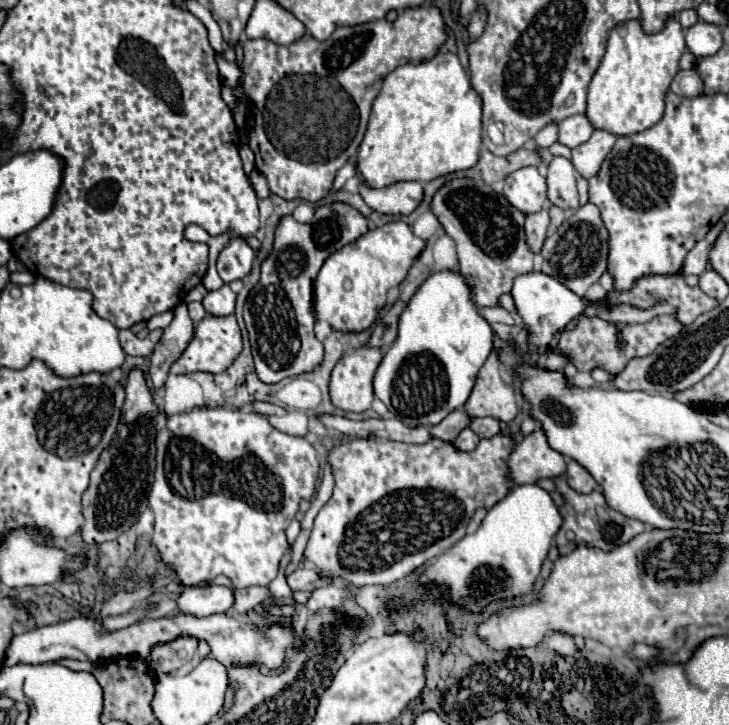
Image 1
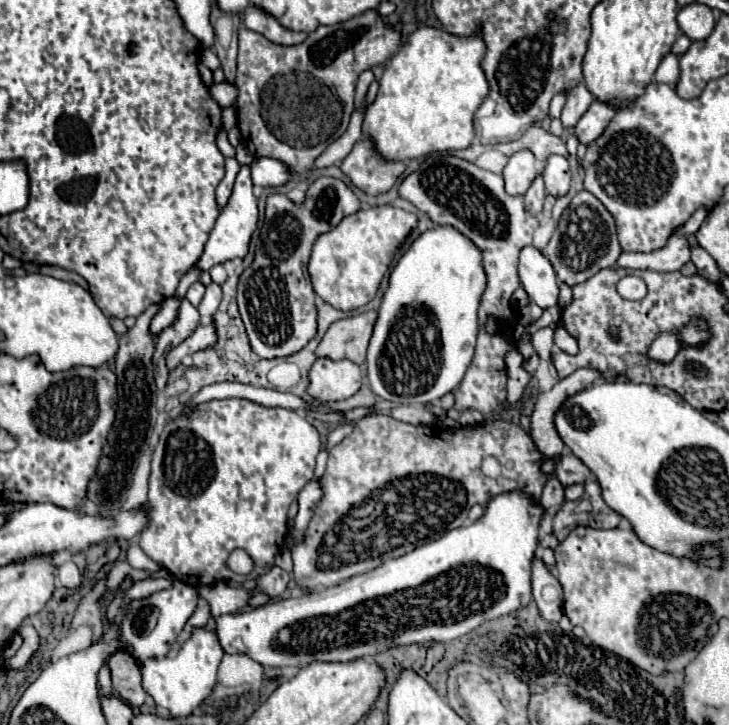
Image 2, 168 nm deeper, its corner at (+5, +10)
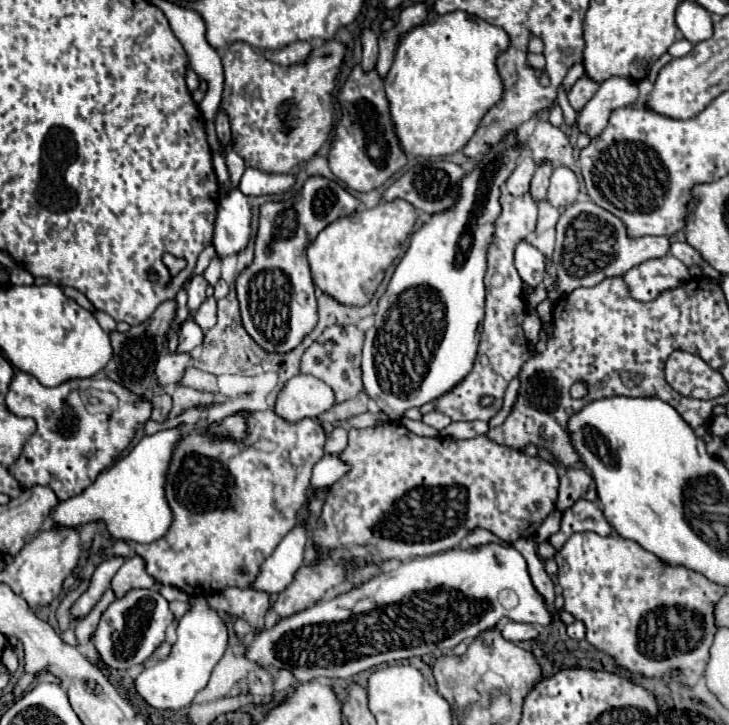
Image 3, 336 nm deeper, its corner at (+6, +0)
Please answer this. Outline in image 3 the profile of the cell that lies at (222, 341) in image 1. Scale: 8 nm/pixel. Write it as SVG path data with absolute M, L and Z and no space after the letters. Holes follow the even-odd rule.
M167 354L161 356L155 368L155 376L157 376L157 384L161 386L169 386L169 384L177 384L187 368L187 364L191 362L189 354Z

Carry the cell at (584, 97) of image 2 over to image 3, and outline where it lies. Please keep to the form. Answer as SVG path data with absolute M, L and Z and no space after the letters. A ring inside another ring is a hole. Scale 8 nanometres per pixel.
M581 76L569 90L569 104L579 112L593 98L597 88L599 84L595 80L589 80L589 76Z

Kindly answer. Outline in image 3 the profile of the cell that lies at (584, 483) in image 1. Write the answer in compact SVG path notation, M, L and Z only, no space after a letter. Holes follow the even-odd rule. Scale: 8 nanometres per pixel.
M569 468L561 476L557 510L565 512L567 508L571 508L579 498L585 496L585 492L587 492L591 482L593 482L593 478L591 478L591 474L585 468Z

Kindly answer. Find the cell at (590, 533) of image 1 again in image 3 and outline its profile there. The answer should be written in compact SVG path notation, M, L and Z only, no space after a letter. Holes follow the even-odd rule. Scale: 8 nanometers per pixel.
M577 500L569 510L563 512L561 518L561 528L557 534L549 538L553 548L563 548L563 544L569 540L571 534L575 532L597 532L599 536L609 536L611 534L611 524L607 524L603 512L597 508L595 502L589 500Z

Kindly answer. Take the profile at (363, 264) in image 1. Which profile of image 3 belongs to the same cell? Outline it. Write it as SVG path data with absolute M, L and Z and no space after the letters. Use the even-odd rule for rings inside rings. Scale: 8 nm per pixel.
M405 200L379 202L375 208L337 218L333 224L323 228L315 242L307 248L315 286L341 304L367 304L381 284L385 270L399 256L401 242L409 236L409 232L413 232L415 220L417 212Z

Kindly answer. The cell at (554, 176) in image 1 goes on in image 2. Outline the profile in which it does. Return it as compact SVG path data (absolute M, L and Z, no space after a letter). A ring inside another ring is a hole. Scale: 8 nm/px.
M550 156L546 160L546 166L544 166L544 184L546 184L546 192L552 194L554 198L560 198L560 196L566 196L568 190L570 190L570 166L568 166L568 160L564 156Z

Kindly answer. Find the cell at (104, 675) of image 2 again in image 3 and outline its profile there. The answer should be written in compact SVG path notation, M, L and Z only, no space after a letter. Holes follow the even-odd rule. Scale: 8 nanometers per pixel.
M131 556L125 560L125 564L119 568L119 572L115 574L111 588L115 590L117 598L123 596L127 590L133 588L151 588L153 586L153 578L145 572L145 560L141 560L141 556Z

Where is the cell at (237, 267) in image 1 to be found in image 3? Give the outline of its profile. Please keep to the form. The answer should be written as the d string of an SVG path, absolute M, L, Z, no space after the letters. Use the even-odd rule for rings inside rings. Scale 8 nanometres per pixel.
M237 188L217 204L213 244L221 258L241 252L251 236L251 206Z

